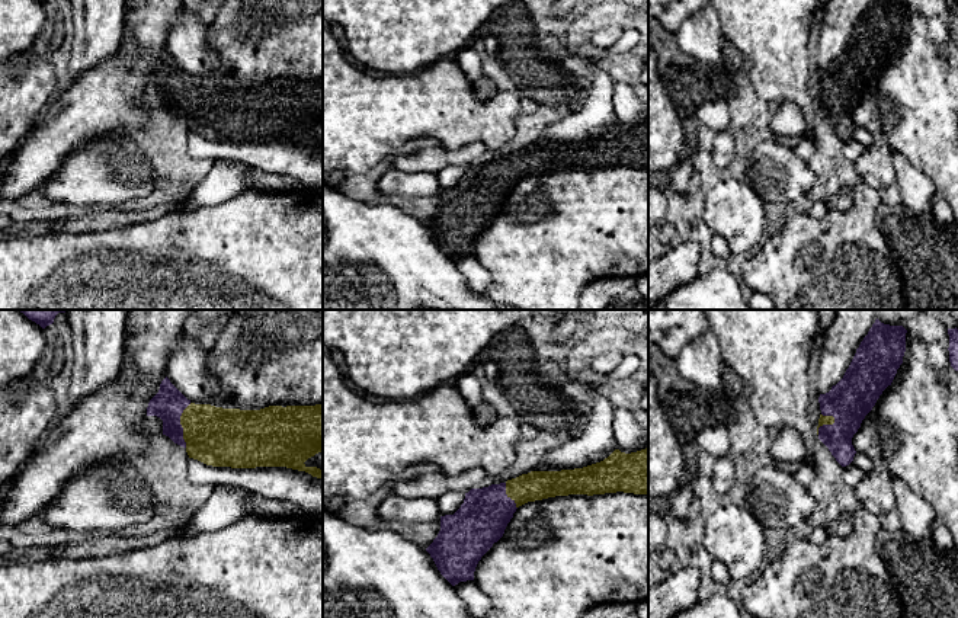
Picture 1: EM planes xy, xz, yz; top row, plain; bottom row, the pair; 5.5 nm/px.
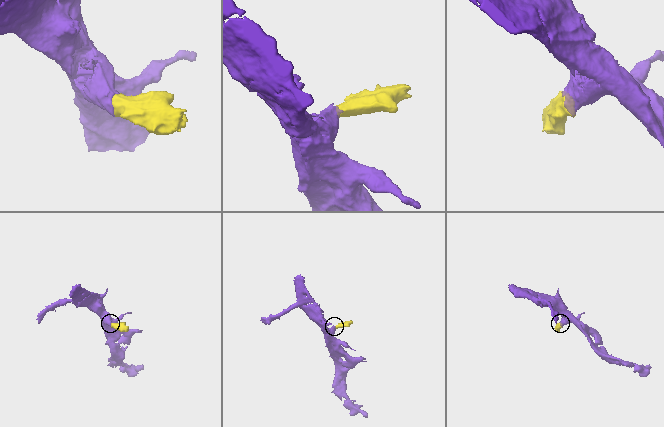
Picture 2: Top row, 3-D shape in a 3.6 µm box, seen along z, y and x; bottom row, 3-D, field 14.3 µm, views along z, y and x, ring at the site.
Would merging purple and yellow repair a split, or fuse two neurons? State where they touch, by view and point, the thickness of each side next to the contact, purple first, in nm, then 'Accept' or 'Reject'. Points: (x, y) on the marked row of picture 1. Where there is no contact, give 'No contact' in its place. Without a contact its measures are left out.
Touches purple at xy (180, 425). Thickness 180 nm (purple) against 320 nm. Accept

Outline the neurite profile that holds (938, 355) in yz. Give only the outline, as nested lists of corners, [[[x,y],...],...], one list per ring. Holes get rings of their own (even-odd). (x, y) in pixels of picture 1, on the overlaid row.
[[[938,342],[926,345],[926,353],[930,365],[936,369],[951,366],[949,350]]]

